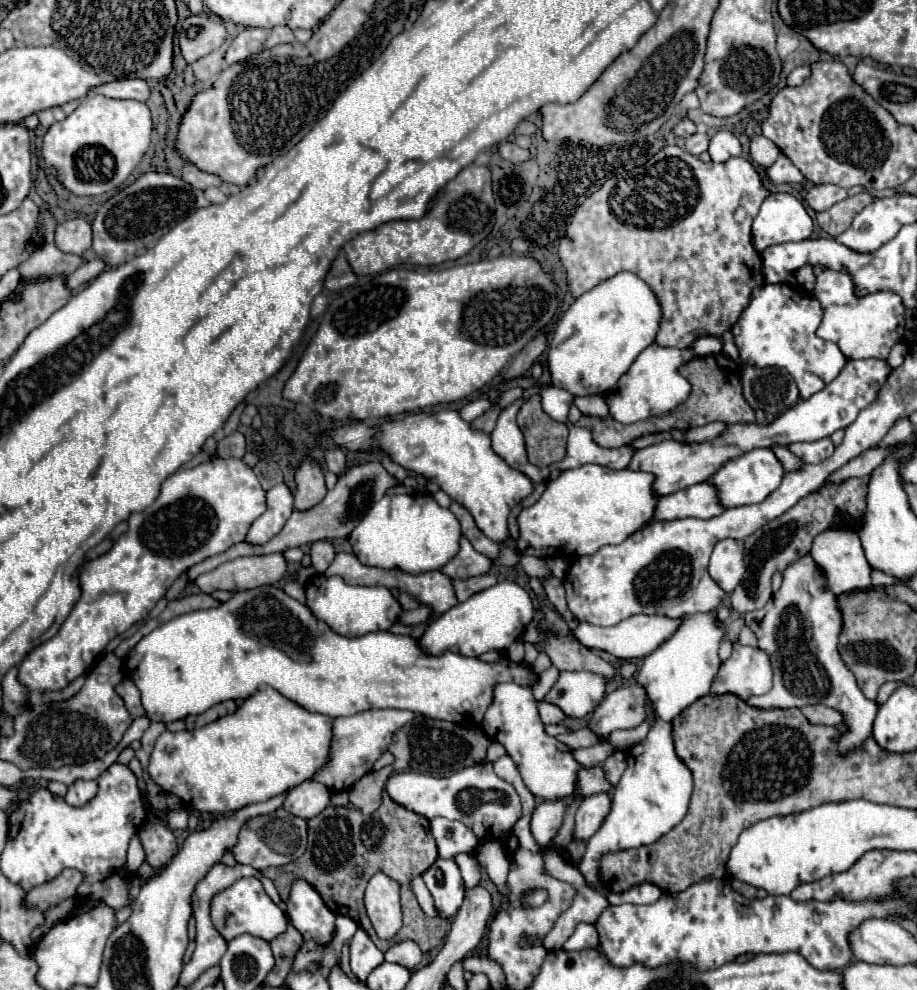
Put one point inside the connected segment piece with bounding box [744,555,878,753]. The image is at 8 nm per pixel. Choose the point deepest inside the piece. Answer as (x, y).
(799, 627)

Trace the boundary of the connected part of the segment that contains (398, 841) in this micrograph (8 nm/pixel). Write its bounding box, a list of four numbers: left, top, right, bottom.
[264,793,448,953]

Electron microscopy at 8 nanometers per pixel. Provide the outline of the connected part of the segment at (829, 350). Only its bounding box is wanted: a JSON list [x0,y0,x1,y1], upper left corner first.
[732,283,846,399]

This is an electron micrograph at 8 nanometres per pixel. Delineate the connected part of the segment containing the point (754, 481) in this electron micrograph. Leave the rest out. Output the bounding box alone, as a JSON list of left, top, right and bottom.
[710,449,786,507]

